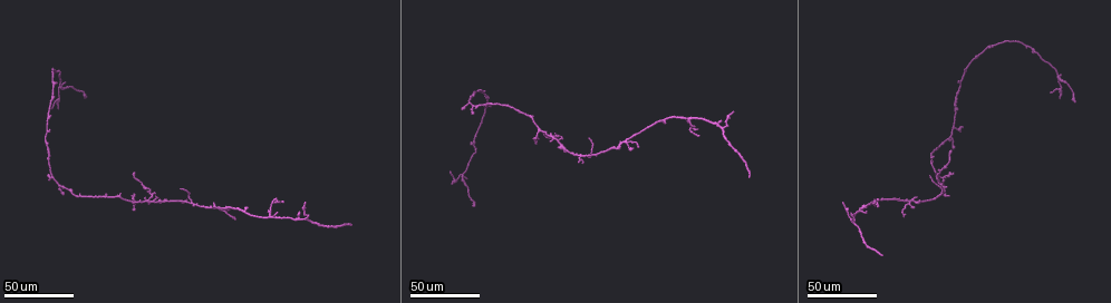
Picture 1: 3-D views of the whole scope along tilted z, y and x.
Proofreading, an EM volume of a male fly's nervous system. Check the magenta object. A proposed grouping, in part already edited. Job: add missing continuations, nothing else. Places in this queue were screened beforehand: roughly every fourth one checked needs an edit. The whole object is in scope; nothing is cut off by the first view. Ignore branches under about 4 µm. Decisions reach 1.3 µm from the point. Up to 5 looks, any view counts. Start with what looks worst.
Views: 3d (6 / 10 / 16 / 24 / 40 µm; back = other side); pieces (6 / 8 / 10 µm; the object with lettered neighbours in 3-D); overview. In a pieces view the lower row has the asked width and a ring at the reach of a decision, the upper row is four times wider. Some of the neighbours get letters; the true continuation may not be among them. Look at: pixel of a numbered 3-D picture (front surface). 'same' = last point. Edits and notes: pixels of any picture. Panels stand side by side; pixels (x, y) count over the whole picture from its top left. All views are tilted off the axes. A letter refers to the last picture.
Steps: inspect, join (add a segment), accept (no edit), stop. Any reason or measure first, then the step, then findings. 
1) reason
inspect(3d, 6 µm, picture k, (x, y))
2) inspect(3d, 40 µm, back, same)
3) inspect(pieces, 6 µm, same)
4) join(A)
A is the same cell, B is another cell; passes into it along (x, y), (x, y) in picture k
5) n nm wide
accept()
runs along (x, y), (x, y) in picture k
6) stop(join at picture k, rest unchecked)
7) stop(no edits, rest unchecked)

an open end
inspect(3d, 40 µm, picture 1, (305, 203))

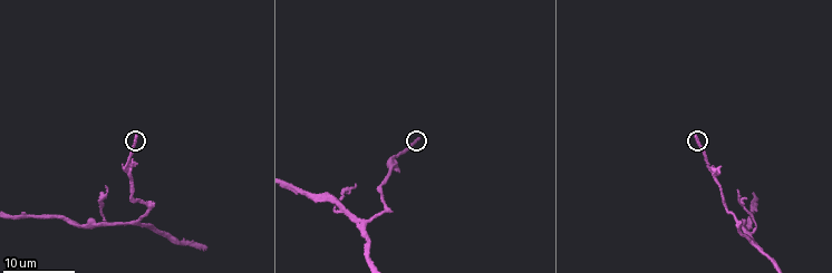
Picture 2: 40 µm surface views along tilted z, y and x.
inspect(pieces, 8 µm, picture 2, (138, 134))

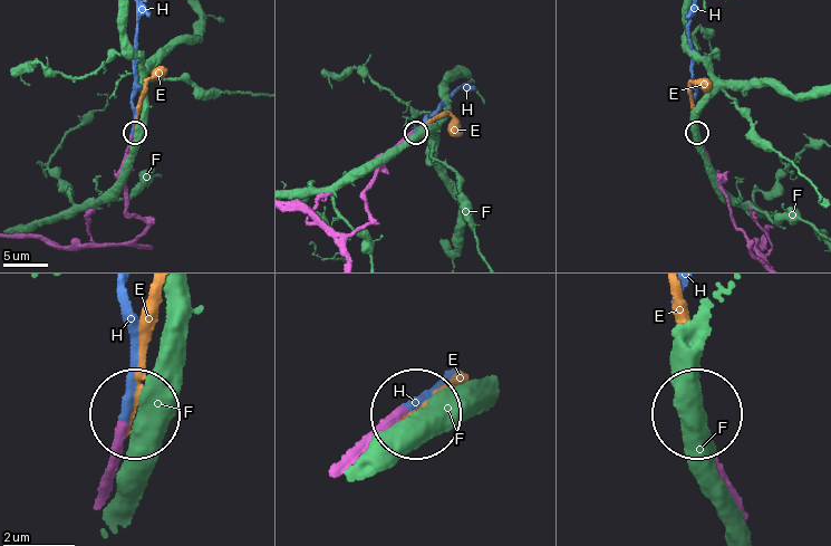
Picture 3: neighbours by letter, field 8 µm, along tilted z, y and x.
join(H)
H is the same cell, E and F are other cells; passes into it along (125, 152), (134, 118), (131, 98), (136, 12) in picture 3; the cell continues

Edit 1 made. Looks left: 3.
an open end
inspect(3d, 24 µm, picture 1, (490, 107))

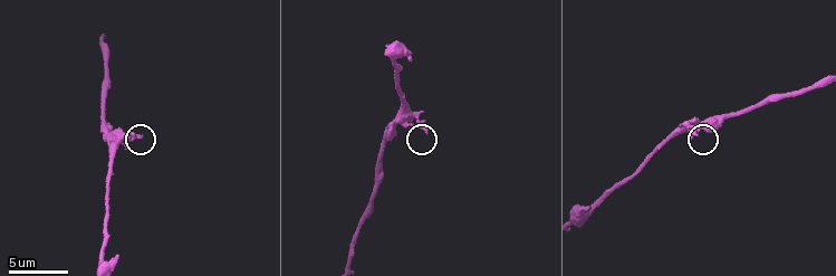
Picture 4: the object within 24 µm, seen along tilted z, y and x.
what lies round it
inspect(pieces, 6 µm, picture 4, (698, 133))

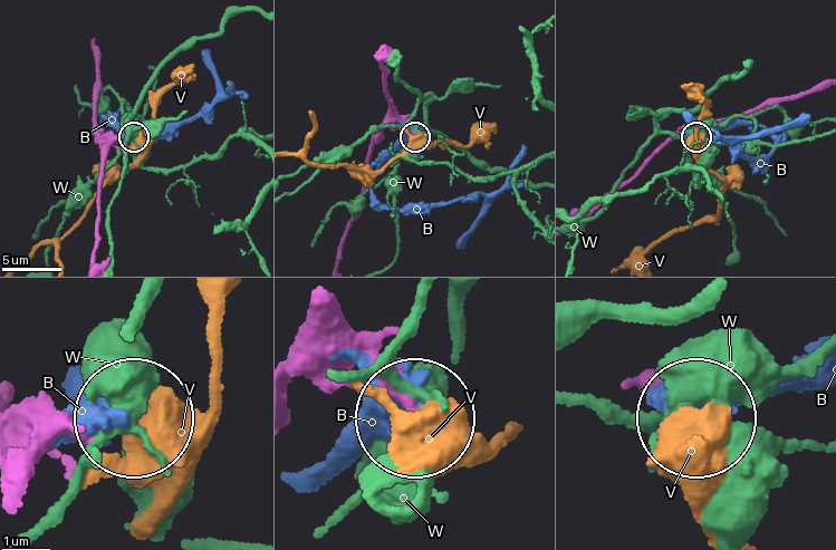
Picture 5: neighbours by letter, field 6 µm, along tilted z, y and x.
accept()
B, V and W are other cells; none of them fits

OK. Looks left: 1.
stop(join at picture 3, rest unchecked)

